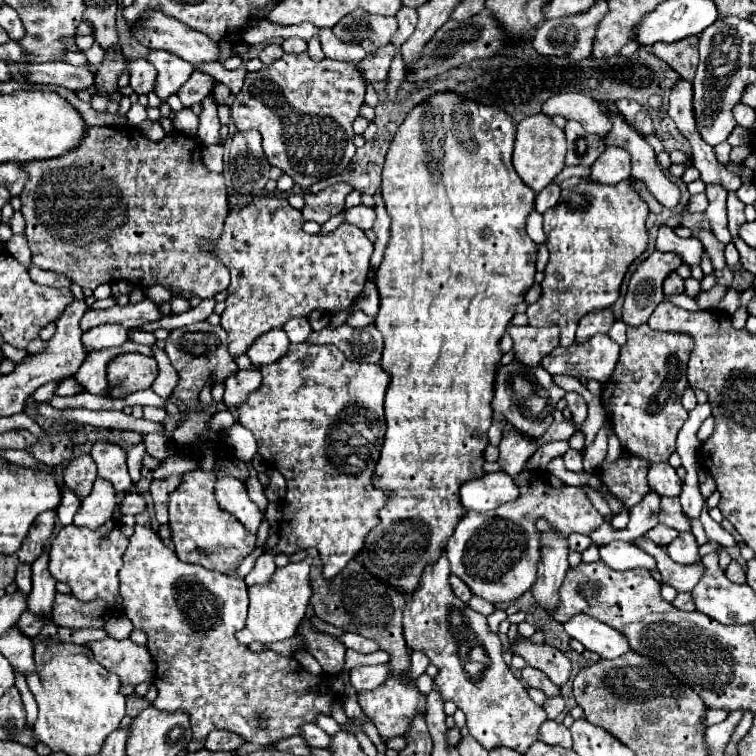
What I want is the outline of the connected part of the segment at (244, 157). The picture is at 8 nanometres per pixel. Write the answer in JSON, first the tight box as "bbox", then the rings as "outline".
{"bbox":[224,131,270,193],"outline":[[[236,131],[224,143],[224,165],[238,193],[260,193],[266,185],[270,163],[262,151],[258,131]]]}

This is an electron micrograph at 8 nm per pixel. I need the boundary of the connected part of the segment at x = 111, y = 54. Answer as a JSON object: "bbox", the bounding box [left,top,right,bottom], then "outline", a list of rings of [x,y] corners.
{"bbox":[90,51,126,113],"outline":[[[106,51],[102,63],[96,67],[96,77],[94,77],[94,87],[98,89],[98,93],[92,95],[90,105],[94,111],[104,113],[106,105],[110,103],[110,95],[118,89],[118,77],[122,73],[122,69],[126,67],[126,57],[118,51]]]}

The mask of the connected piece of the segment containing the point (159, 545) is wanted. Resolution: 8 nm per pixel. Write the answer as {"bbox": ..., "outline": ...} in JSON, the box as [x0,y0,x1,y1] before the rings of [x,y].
{"bbox":[120,525,336,751],"outline":[[[134,525],[130,545],[124,553],[124,565],[120,569],[124,613],[132,621],[134,629],[148,635],[148,651],[156,657],[154,685],[160,695],[152,705],[160,711],[186,711],[190,715],[194,739],[190,741],[188,751],[202,749],[208,733],[214,729],[238,733],[250,743],[272,745],[274,739],[298,735],[298,727],[314,721],[316,713],[330,715],[332,703],[336,701],[334,693],[326,685],[326,677],[312,677],[298,661],[274,651],[252,653],[246,645],[236,641],[234,635],[246,621],[246,589],[244,579],[208,571],[202,565],[182,563],[152,529]]]}

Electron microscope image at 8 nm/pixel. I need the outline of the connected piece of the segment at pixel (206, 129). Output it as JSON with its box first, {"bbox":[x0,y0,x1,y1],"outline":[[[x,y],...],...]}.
{"bbox":[196,89,220,145],"outline":[[[214,89],[202,99],[202,113],[200,113],[200,127],[196,137],[204,145],[218,143],[218,131],[220,131],[220,121],[218,121],[218,105],[214,101]]]}

